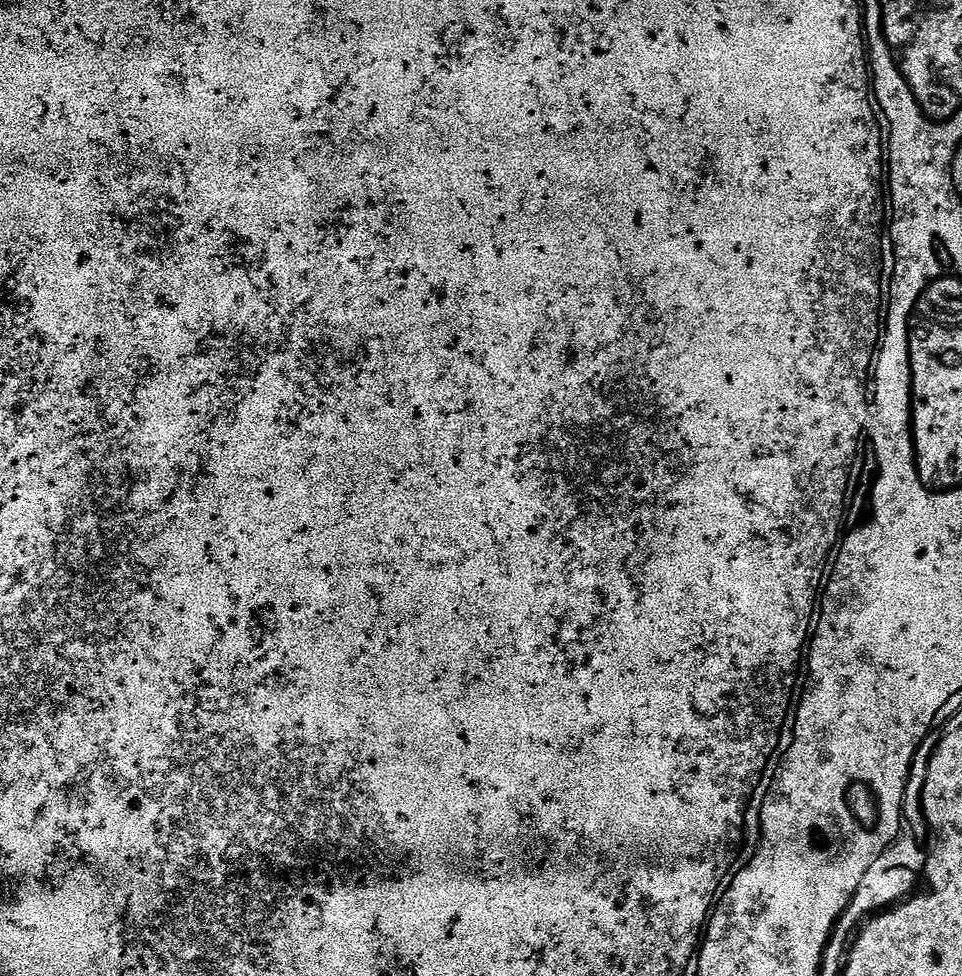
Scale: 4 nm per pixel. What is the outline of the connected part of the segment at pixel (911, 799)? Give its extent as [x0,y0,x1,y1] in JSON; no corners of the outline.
[857,761,938,896]

